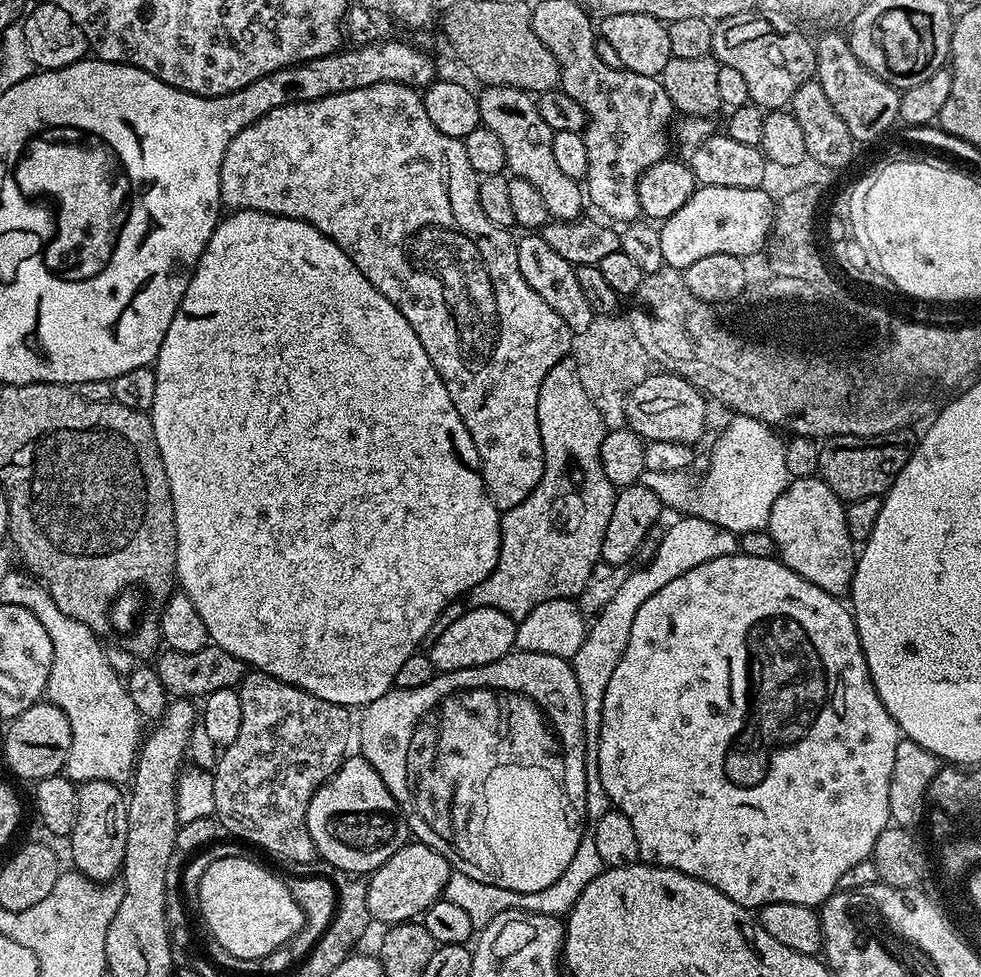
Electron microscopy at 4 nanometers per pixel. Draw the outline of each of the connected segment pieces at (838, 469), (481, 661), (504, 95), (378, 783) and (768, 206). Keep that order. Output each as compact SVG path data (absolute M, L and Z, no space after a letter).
M893 434L876 437L837 436L820 448L818 475L845 502L871 496L883 497L898 478L902 466L910 455L909 445L904 445L903 435Z
M469 607L462 618L458 618L458 622L453 622L447 630L442 630L438 642L431 644L426 655L430 662L434 662L437 673L486 666L490 662L498 662L498 658L508 655L516 648L516 627L517 621L502 614L502 610Z
M489 84L487 86L481 87L479 89L478 95L476 97L478 102L478 110L480 111L480 122L481 125L490 130L494 130L494 134L498 134L498 138L502 138L502 147L506 150L506 162L508 163L507 171L511 173L512 176L521 176L526 178L526 182L532 183L542 194L542 199L546 202L546 210L548 211L549 217L553 220L578 220L585 215L584 204L586 208L586 192L583 187L574 178L569 178L567 174L558 167L558 161L554 159L554 138L552 137L552 128L546 126L546 118L542 118L542 114L538 110L536 105L536 100L534 99L533 93L523 92L520 88L511 88L510 86L498 86L497 84Z
M359 754L349 755L340 763L338 771L331 776L314 794L314 798L308 807L308 829L310 838L314 838L317 857L323 863L329 864L338 870L352 871L361 874L371 874L402 847L409 843L410 833L408 822L404 818L404 811L400 809L400 803L386 790L386 782L370 766L365 756Z
M700 186L696 193L682 206L682 210L674 210L668 220L659 225L662 258L669 268L684 269L698 262L698 258L706 258L710 254L734 254L741 258L749 258L756 251L765 247L768 231L772 229L772 213L774 200L764 193L763 187L750 190L734 190L730 186Z

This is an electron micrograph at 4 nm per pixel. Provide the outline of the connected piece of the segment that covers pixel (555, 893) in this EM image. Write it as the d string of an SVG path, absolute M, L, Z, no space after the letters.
M586 834L582 838L577 852L574 853L574 858L570 858L570 866L566 866L562 878L558 878L558 882L554 882L554 886L546 886L546 890L511 892L502 890L502 886L490 886L486 882L478 882L466 874L453 871L452 877L448 879L444 887L443 899L454 902L454 906L462 906L462 910L466 910L466 914L470 914L470 922L474 926L489 924L498 914L511 908L563 917L574 906L574 902L578 902L582 890L586 890L586 886L590 886L590 882L594 882L594 878L598 878L598 874L604 871L605 867L602 857L598 855L598 846L594 846L594 838L591 834Z

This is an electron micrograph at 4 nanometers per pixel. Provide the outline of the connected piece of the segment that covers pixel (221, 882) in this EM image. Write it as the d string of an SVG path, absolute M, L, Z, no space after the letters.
M218 858L210 870L206 870L204 883L200 886L198 903L204 907L204 920L212 931L219 947L226 948L230 954L242 956L246 960L256 960L260 956L278 950L294 938L300 928L300 908L292 899L292 892L283 879L279 880L272 872L252 860L224 860Z

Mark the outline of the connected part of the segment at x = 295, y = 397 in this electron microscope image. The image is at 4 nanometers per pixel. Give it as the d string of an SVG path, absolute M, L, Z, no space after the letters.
M254 208L233 211L225 215L217 224L194 274L190 278L190 286L186 286L186 294L182 294L182 302L174 314L174 322L170 322L170 330L166 330L166 338L162 338L162 346L154 361L158 387L154 393L154 406L150 413L154 426L154 438L158 442L158 450L162 454L162 466L166 466L166 478L170 482L170 494L174 502L174 522L176 523L176 575L178 588L183 595L194 602L194 610L198 610L198 618L206 625L208 638L222 650L234 654L234 658L247 664L249 669L265 672L290 686L298 686L326 702L345 706L363 706L374 702L374 698L382 698L382 694L391 692L398 670L424 644L426 634L430 634L430 626L438 622L438 614L446 610L446 606L457 603L467 597L474 586L478 586L494 570L500 553L500 517L502 512L496 508L488 493L488 488L481 476L480 459L474 446L474 438L470 438L470 430L462 422L438 370L434 370L434 362L430 362L430 354L426 354L426 346L414 334L414 326L402 318L402 314L391 302L382 295L350 262L350 258L334 243L330 237L322 235L314 226L305 220L295 220L289 216L275 216L270 212L257 212Z

